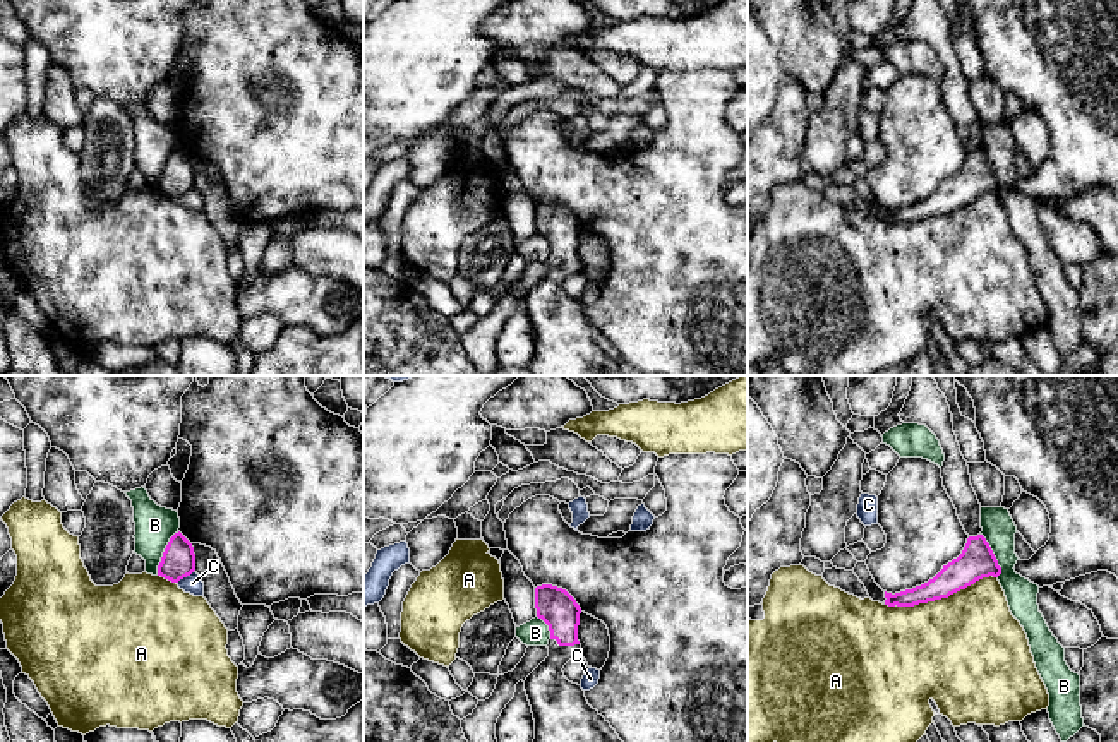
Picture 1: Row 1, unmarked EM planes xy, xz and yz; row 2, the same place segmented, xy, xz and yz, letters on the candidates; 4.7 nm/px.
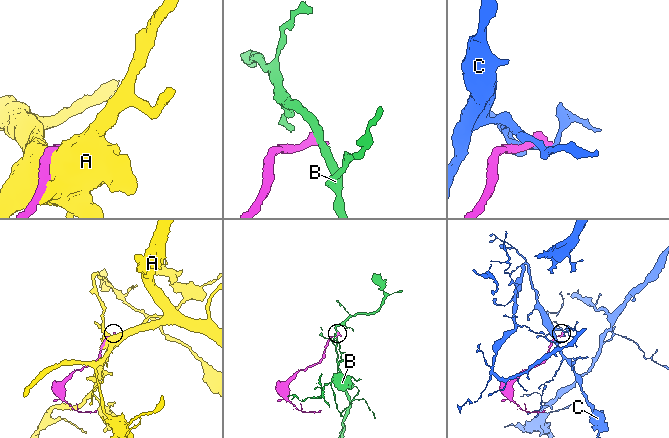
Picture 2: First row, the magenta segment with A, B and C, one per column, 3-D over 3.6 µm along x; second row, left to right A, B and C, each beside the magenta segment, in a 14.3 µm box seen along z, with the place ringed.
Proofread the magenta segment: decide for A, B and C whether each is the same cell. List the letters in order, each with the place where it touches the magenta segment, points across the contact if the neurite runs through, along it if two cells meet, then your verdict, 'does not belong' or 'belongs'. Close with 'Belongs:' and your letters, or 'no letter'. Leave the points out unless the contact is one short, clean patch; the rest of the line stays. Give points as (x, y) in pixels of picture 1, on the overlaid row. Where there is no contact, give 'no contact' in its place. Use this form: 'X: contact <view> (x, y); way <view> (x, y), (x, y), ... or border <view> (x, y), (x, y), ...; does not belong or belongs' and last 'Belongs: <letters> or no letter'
A: contact yz (940, 598); does not belong
B: contact xy (163, 552); border xy (179, 532), (170, 538), (156, 574); does not belong
C: contact xy (186, 576); does not belong
Belongs: no letter

